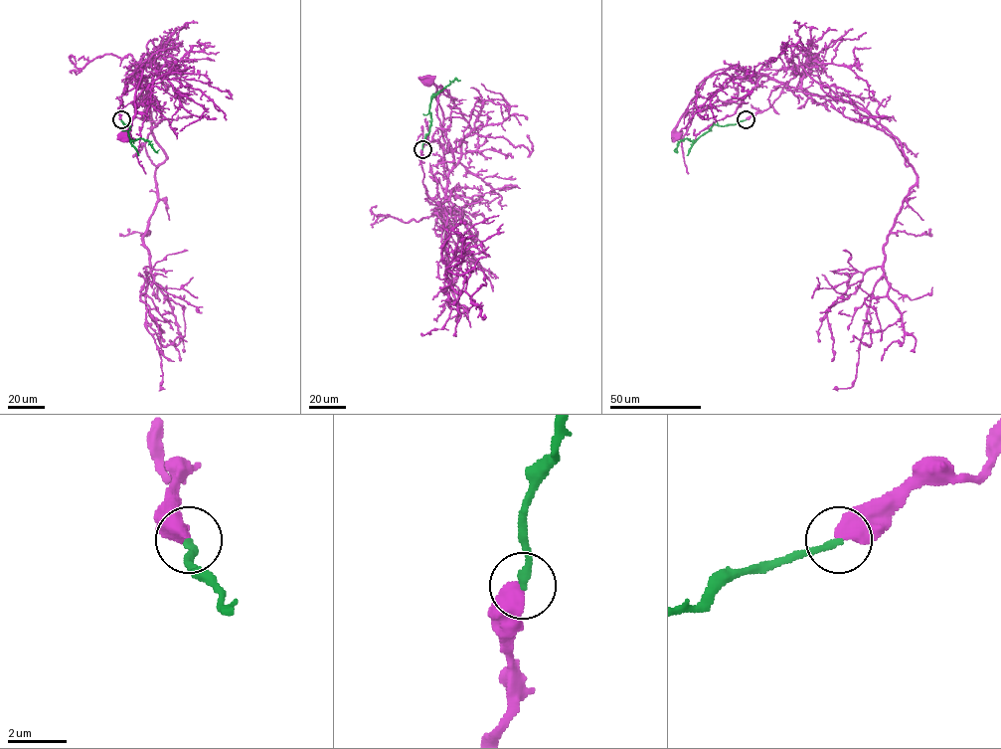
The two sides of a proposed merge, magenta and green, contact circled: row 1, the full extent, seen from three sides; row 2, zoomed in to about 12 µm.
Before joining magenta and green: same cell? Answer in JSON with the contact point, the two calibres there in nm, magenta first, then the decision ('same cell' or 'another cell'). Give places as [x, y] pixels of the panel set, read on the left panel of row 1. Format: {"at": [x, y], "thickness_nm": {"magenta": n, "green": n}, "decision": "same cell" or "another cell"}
{"at": [121, 119], "thickness_nm": {"magenta": 550, "green": 240}, "decision": "same cell"}

